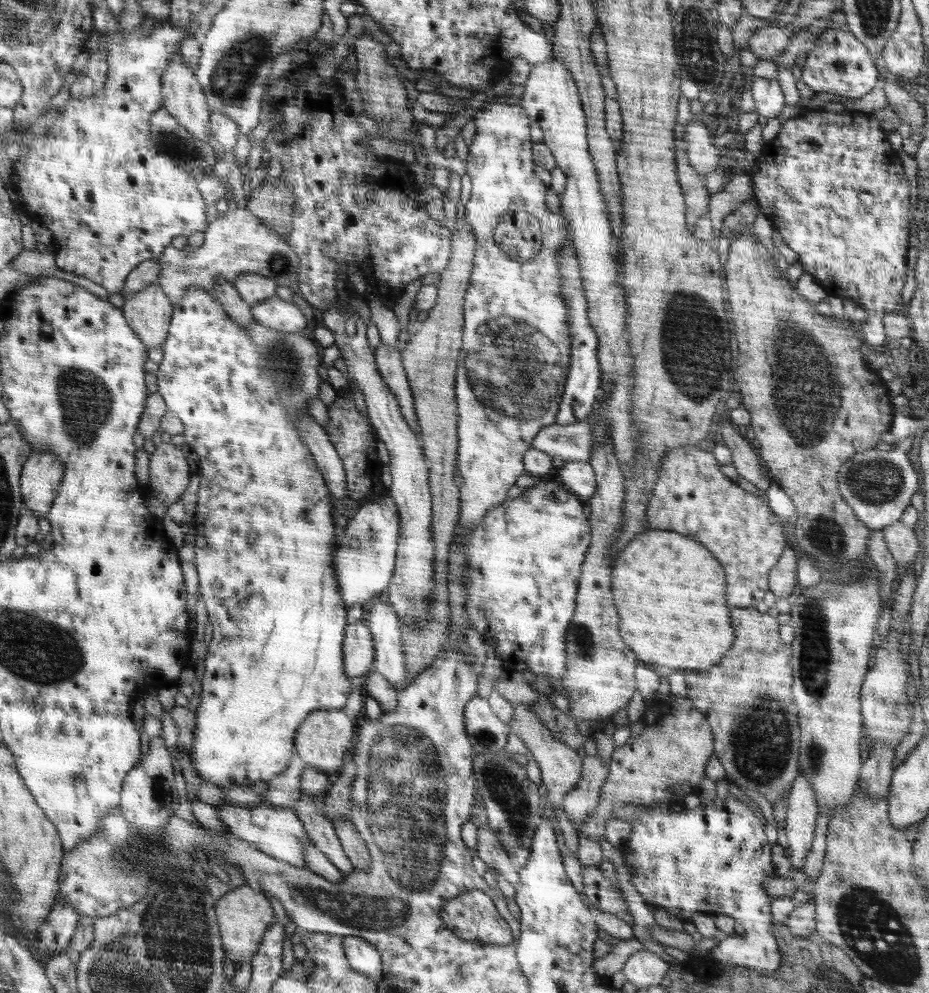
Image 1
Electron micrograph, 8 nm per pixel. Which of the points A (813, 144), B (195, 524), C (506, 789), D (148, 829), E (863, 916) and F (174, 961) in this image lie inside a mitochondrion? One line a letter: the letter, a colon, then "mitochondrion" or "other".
A: other
B: other
C: mitochondrion
D: mitochondrion
E: mitochondrion
F: mitochondrion

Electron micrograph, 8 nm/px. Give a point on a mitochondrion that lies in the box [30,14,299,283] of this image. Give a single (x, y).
(234, 75)

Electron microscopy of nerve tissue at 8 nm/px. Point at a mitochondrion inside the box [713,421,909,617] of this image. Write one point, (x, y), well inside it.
(877, 481)

